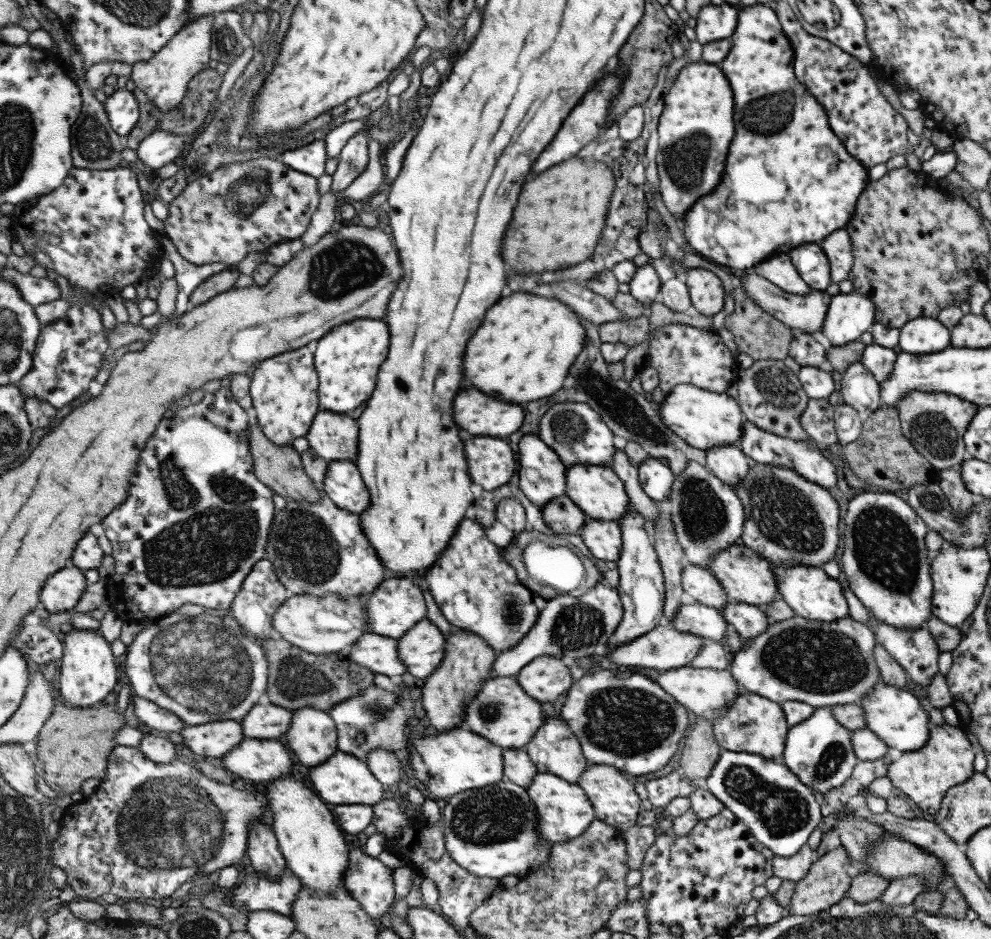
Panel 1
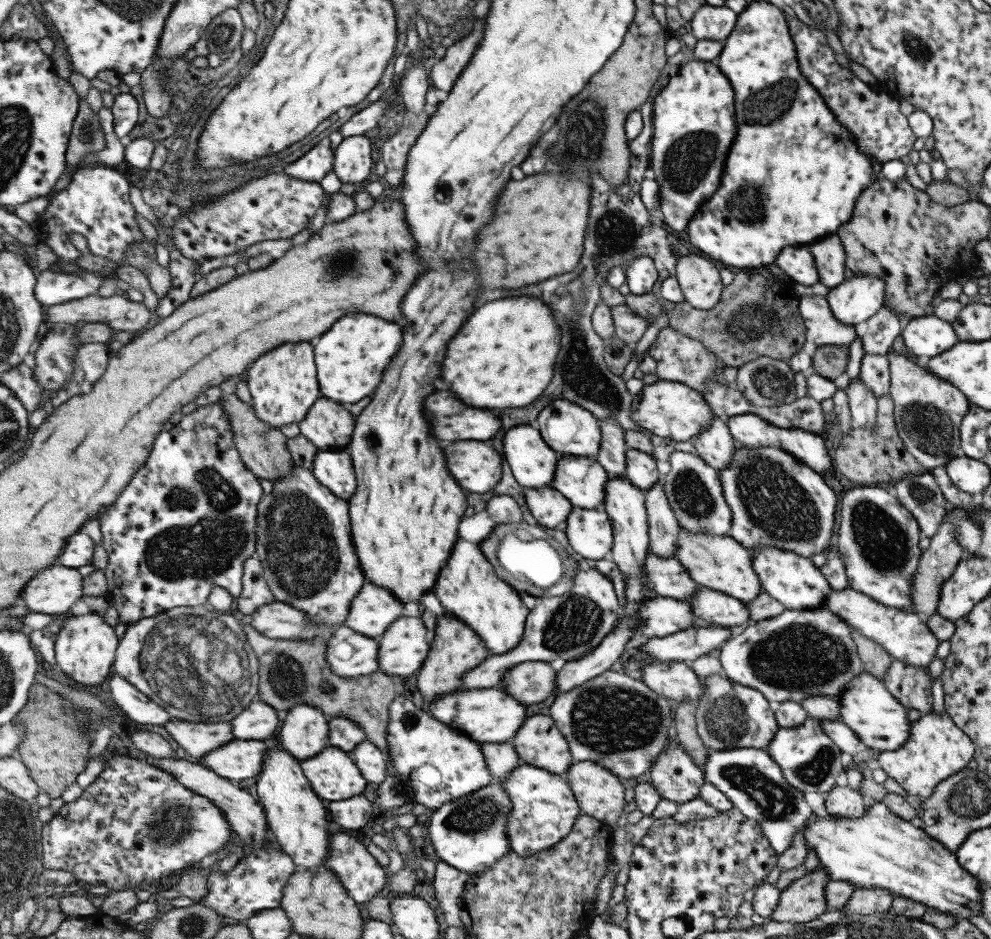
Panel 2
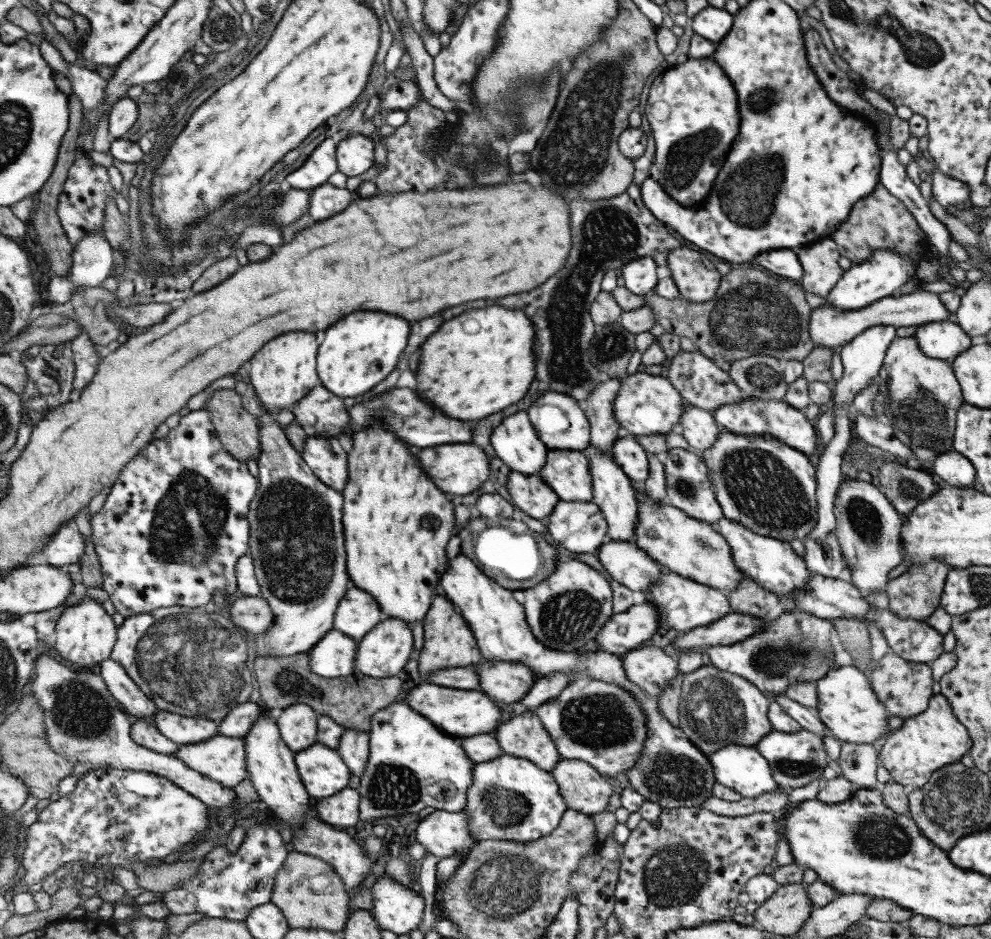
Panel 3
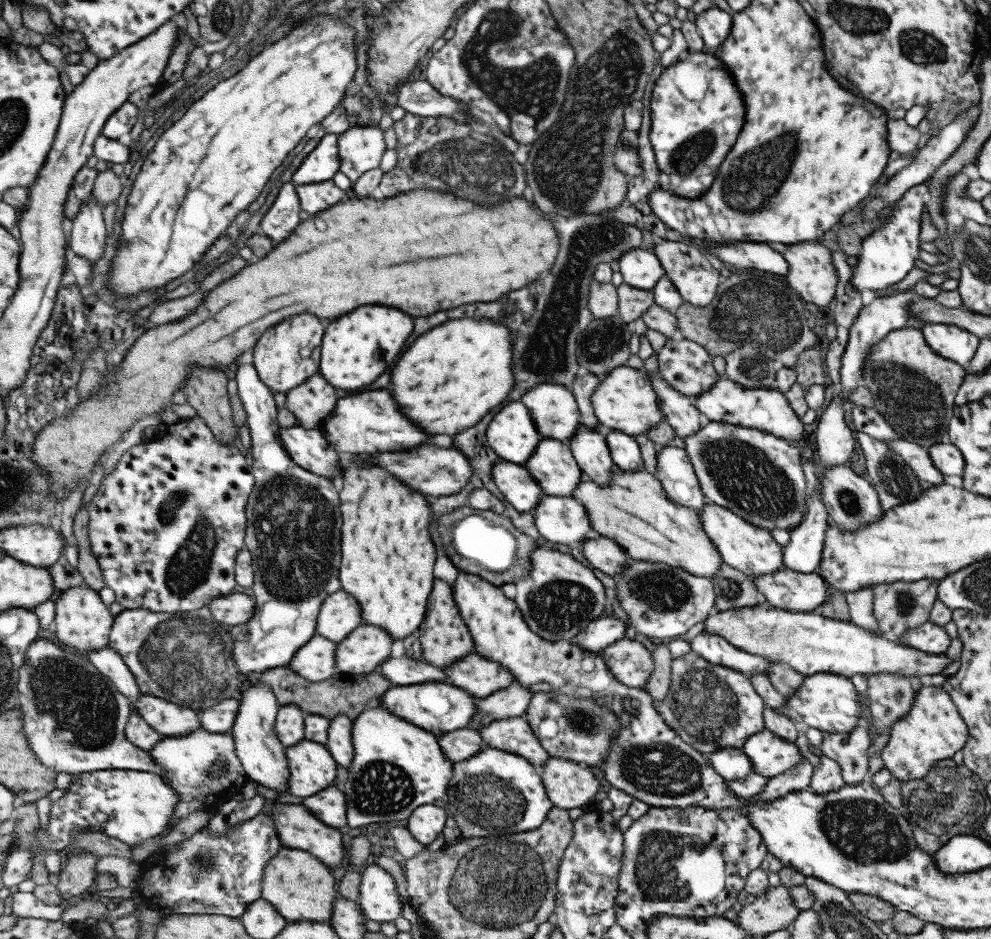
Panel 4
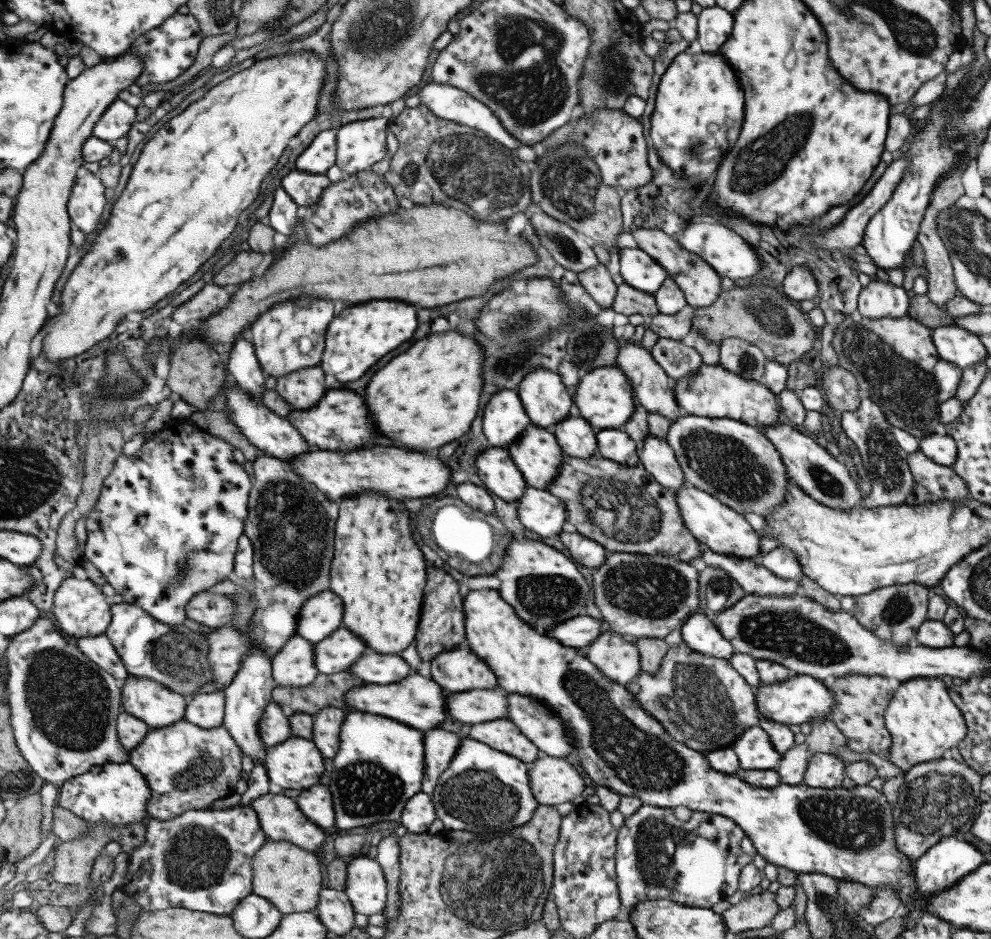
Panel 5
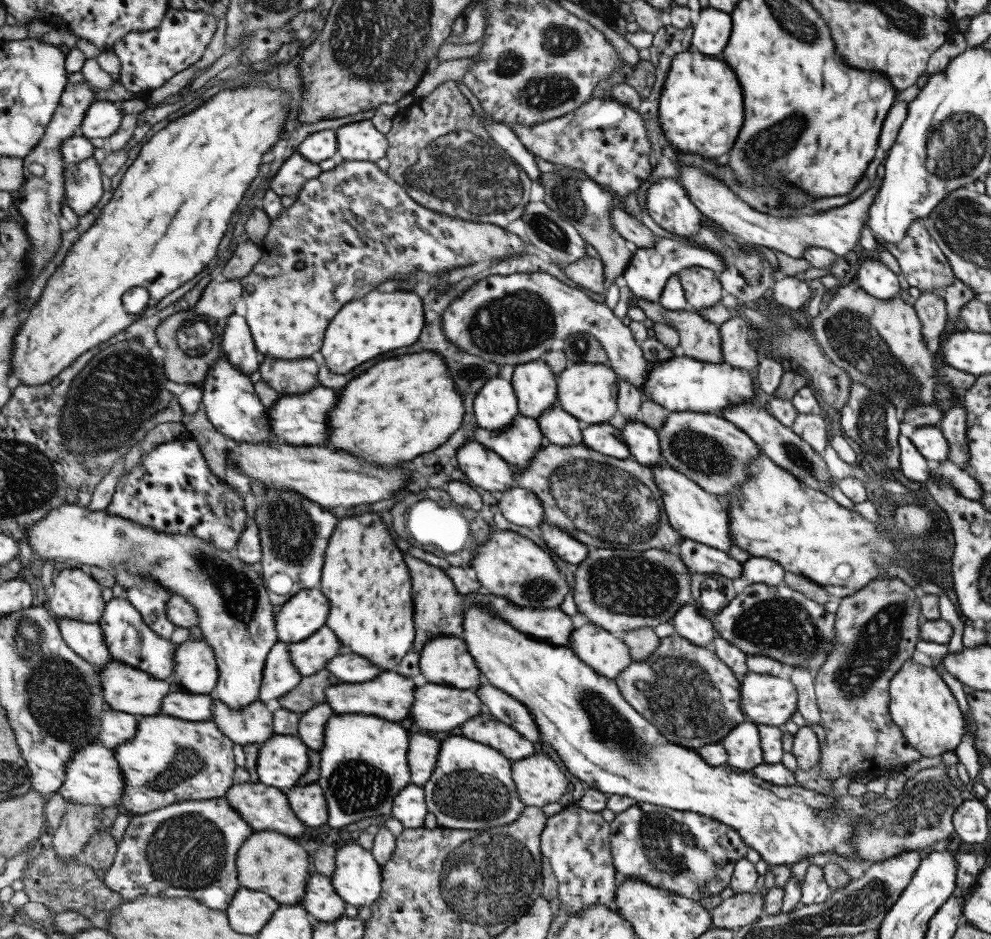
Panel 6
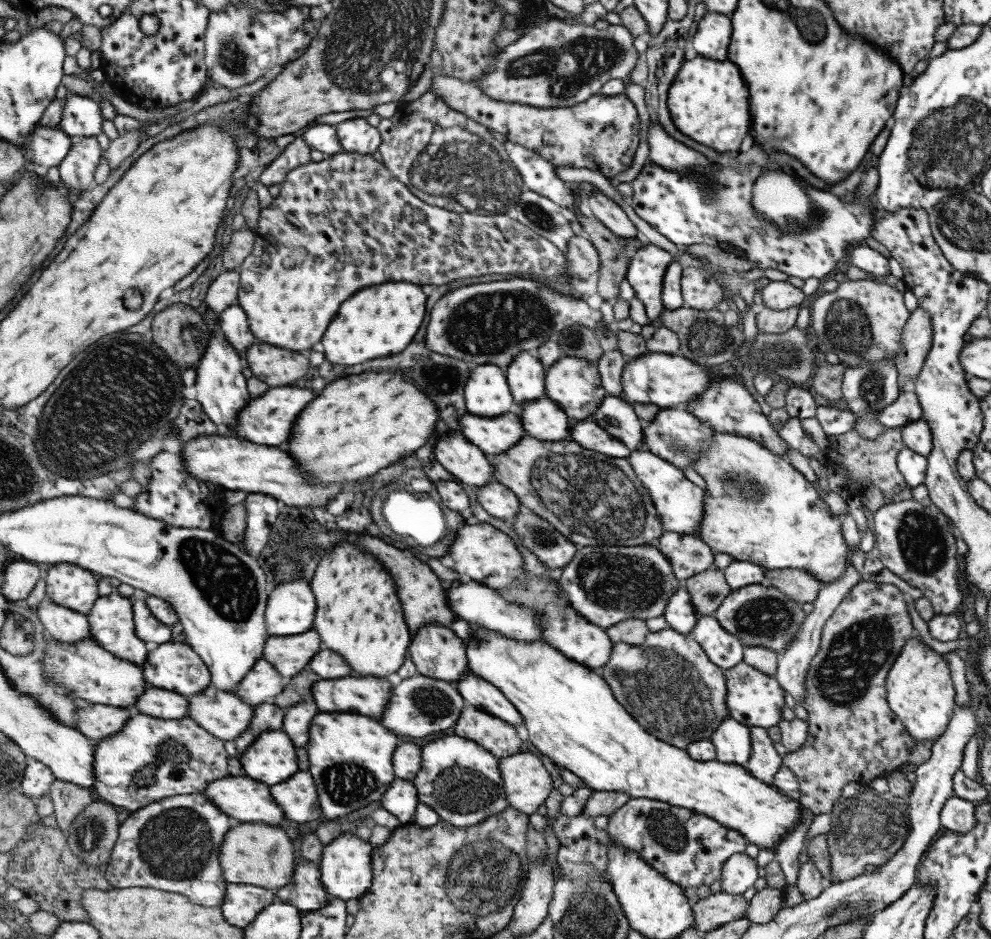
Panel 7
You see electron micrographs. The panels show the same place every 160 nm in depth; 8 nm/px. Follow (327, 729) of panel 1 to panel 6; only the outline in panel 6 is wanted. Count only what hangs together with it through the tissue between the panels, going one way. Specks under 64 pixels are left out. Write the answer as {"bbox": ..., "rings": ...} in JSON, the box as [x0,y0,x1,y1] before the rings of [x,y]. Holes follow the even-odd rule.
{"bbox":[212,699,276,744],"rings":[[[215,699],[212,711],[212,721],[237,744],[264,744],[276,733],[274,712],[260,700],[235,710],[223,699]]]}

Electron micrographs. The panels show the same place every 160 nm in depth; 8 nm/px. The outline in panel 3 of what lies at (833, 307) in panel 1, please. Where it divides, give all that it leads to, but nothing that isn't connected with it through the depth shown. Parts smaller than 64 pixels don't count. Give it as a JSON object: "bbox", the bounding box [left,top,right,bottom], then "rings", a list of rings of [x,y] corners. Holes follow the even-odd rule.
{"bbox":[825,249,914,310],"rings":[[[875,249],[867,260],[851,265],[842,271],[841,278],[827,293],[825,298],[829,306],[843,310],[859,310],[878,298],[891,295],[895,288],[899,288],[910,279],[914,278],[914,262],[909,257],[900,255],[896,250]]]}

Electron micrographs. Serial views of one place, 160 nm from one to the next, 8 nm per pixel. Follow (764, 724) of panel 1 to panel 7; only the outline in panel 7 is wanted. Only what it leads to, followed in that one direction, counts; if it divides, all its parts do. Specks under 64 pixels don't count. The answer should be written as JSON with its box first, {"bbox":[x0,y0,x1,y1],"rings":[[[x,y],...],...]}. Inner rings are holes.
{"bbox":[598,627,729,749],"rings":[[[667,627],[659,632],[647,632],[640,645],[613,643],[609,660],[598,669],[598,673],[627,714],[631,714],[645,732],[671,746],[684,749],[690,742],[708,740],[716,726],[729,717],[724,701],[726,686],[722,669],[707,658],[699,643],[689,634],[677,633]]]}

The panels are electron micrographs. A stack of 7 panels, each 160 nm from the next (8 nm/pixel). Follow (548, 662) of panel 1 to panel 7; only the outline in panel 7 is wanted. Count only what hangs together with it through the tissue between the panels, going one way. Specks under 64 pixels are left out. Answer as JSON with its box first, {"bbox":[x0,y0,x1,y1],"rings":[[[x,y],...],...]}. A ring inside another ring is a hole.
{"bbox":[408,624,468,684],"rings":[[[424,624],[411,636],[408,650],[417,674],[453,684],[468,671],[465,645],[466,643],[457,638],[449,628],[437,624]]]}

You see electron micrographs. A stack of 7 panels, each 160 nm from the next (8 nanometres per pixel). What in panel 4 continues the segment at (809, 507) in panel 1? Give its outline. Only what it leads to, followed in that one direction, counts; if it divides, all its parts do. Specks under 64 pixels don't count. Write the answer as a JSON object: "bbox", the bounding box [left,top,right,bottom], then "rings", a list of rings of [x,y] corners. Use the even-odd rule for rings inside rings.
{"bbox":[683,421,805,531],"rings":[[[704,421],[703,424],[689,436],[683,437],[683,450],[693,467],[695,477],[697,477],[697,483],[699,483],[699,489],[708,502],[722,506],[727,510],[733,512],[733,514],[739,515],[745,522],[751,523],[753,526],[767,529],[770,531],[772,528],[781,528],[783,530],[794,529],[802,520],[801,512],[805,508],[805,481],[803,471],[801,471],[801,458],[800,449],[797,444],[789,443],[782,438],[775,438],[775,435],[767,434],[766,432],[755,430],[752,428],[742,427],[741,425],[731,425],[721,422]]]}

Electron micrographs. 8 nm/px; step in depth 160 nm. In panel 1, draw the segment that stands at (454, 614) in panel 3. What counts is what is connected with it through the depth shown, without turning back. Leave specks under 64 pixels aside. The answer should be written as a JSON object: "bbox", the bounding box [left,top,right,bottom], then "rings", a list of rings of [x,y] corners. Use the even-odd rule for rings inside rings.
{"bbox":[421,629,497,732],"rings":[[[459,629],[444,638],[444,655],[441,662],[425,678],[421,691],[421,706],[436,732],[462,727],[465,705],[479,692],[482,682],[489,678],[492,662],[497,657],[482,638]]]}

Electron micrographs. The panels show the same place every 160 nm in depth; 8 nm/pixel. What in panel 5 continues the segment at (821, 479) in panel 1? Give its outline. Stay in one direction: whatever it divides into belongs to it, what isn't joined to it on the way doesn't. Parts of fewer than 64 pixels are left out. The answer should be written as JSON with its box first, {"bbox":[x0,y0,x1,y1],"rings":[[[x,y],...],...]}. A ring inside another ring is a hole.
{"bbox":[673,364,781,429],"rings":[[[703,364],[701,370],[697,370],[695,374],[674,382],[673,398],[682,414],[705,418],[731,418],[759,429],[781,424],[777,423],[779,404],[776,395],[761,383],[739,378],[737,374],[724,370],[720,365]]]}

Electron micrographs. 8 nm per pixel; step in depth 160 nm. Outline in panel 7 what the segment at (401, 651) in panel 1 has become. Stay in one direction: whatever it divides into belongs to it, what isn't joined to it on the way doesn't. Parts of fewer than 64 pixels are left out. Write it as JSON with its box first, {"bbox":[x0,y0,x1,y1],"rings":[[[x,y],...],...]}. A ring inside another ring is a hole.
{"bbox":[264,631,321,679],"rings":[[[317,631],[295,636],[278,637],[271,635],[266,642],[264,659],[290,679],[308,669],[311,659],[321,649],[321,639]]]}

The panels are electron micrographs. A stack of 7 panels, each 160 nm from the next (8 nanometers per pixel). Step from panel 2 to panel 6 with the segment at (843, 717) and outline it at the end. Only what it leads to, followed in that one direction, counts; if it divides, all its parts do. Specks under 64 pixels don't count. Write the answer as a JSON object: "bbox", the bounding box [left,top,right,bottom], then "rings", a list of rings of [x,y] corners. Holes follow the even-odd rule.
{"bbox":[739,671,796,726],"rings":[[[747,671],[739,676],[739,708],[743,720],[767,726],[782,725],[796,711],[796,690],[786,675],[771,676]]]}

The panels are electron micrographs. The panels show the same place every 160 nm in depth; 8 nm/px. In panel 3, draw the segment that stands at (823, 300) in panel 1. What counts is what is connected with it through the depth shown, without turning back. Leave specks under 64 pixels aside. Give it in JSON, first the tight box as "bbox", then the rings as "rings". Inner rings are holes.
{"bbox":[808,290,954,349],"rings":[[[915,290],[911,293],[884,296],[878,298],[875,302],[859,308],[859,310],[836,309],[831,306],[820,305],[810,310],[808,331],[811,342],[814,346],[827,347],[830,349],[841,348],[849,342],[854,336],[863,332],[871,325],[891,325],[895,328],[899,326],[917,326],[927,323],[938,323],[954,320],[954,314],[951,314],[939,300],[938,294]]]}

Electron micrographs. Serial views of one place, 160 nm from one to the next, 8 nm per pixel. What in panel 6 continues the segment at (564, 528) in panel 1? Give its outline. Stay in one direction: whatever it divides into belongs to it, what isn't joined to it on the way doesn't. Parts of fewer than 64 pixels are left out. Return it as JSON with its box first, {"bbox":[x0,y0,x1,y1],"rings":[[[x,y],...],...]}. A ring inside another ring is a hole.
{"bbox":[455,441,515,492],"rings":[[[475,441],[464,442],[455,458],[468,483],[486,492],[505,492],[515,487],[511,466],[498,454]]]}

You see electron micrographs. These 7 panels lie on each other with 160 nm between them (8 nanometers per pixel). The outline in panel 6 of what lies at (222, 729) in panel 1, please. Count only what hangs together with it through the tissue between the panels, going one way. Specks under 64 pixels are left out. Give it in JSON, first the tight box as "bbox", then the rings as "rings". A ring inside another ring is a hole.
{"bbox":[99,659,176,717],"rings":[[[113,659],[103,668],[99,668],[103,692],[106,701],[113,709],[136,714],[139,717],[162,714],[162,700],[176,687],[171,681],[155,678],[154,675],[126,662]]]}

